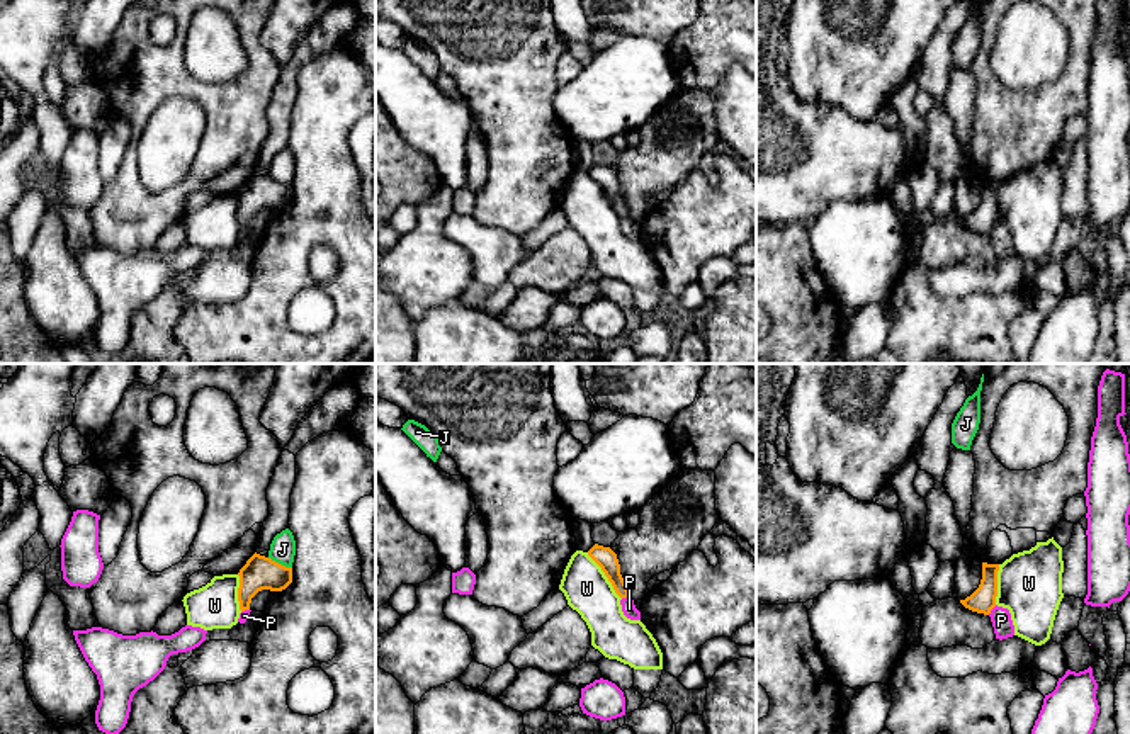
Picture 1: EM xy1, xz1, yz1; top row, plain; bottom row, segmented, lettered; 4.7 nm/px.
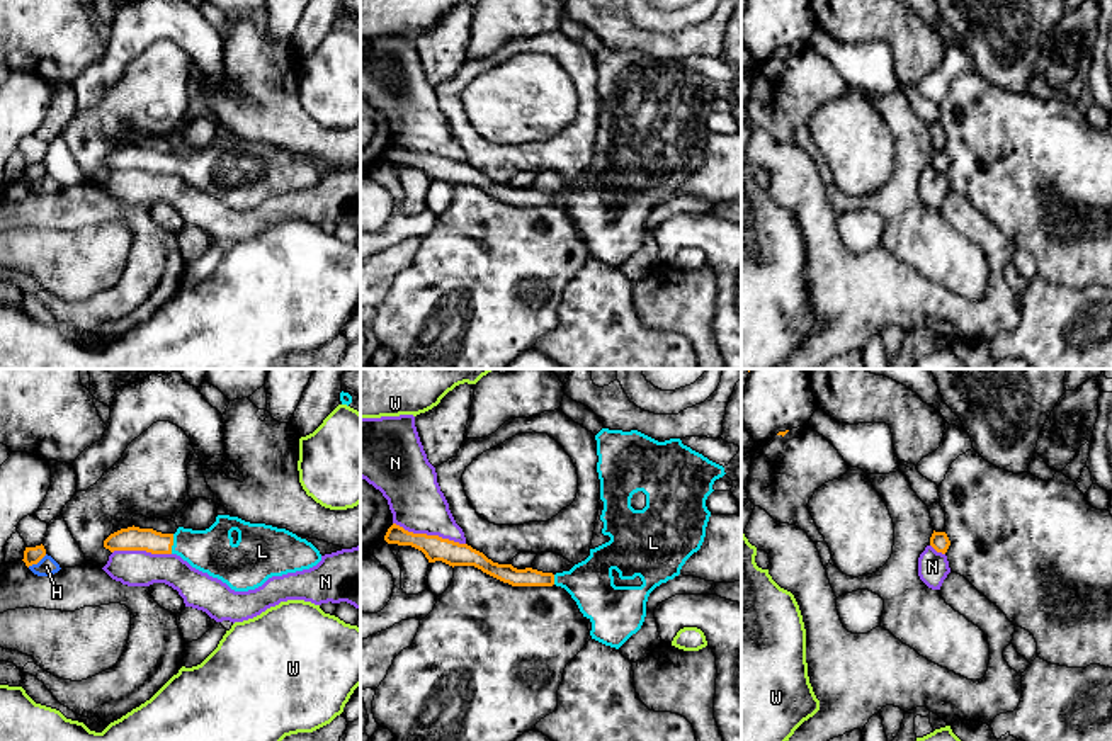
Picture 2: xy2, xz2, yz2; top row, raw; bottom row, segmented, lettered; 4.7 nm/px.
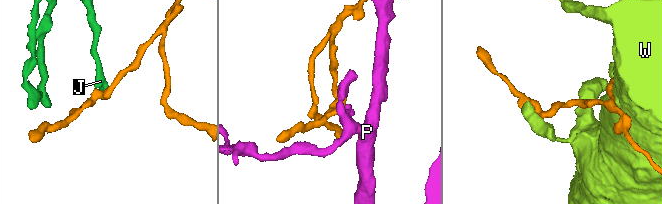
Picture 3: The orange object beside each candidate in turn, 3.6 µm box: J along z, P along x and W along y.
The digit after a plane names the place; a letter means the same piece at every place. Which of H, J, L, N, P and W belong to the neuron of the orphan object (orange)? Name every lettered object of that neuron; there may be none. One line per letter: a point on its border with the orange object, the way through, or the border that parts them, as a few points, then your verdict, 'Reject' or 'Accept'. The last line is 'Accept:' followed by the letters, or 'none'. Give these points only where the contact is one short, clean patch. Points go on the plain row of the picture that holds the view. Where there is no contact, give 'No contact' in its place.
H: Touches orange at xy2 (36, 182). Reject
J: Touches orange at xy1 (281, 184). Boundary: xy1 (269, 175), (291, 187). Reject
L: Touches orange at xy2 (172, 164). Accept
N: Touches orange at xz2 (429, 155). Reject
P: Touches orange at yz1 (991, 228). Boundary: yz1 (996, 225), (988, 233). Reject
W: Touches orange at xz1 (605, 194). Reject
Accept: L

